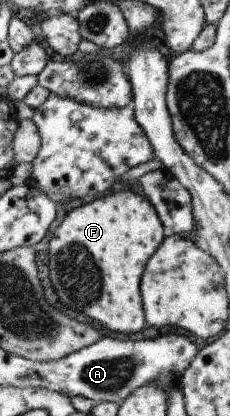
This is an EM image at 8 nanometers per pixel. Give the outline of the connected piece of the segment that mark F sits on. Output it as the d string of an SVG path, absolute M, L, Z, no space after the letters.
M131 190L110 193L81 206L76 206L55 229L50 242L51 282L60 299L74 310L98 321L116 333L140 333L148 327L143 306L142 281L148 260L167 237L163 221L155 205Z

